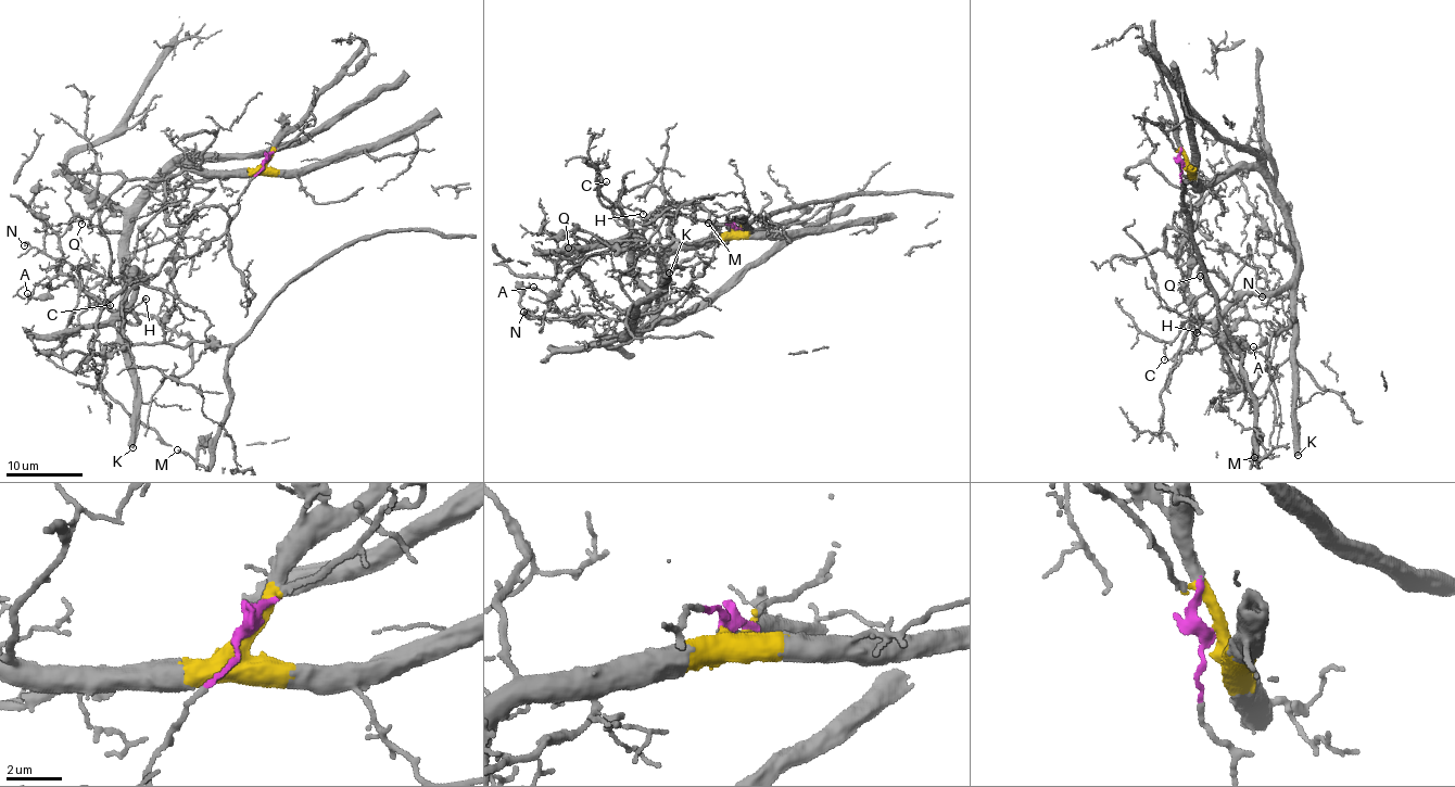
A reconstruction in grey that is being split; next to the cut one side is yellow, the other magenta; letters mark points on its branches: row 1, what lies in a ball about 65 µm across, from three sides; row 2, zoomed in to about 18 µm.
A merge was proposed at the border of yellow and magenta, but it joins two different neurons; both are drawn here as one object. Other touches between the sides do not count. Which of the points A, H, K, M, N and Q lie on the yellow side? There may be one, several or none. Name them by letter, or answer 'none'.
A, H, K, N, Q

